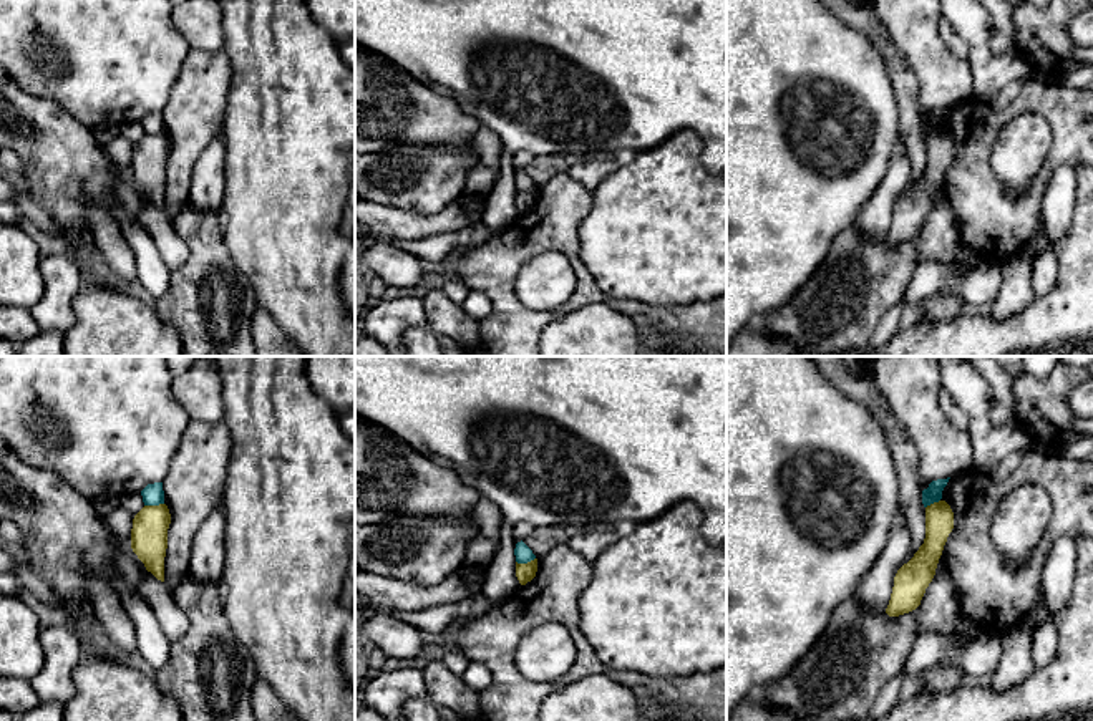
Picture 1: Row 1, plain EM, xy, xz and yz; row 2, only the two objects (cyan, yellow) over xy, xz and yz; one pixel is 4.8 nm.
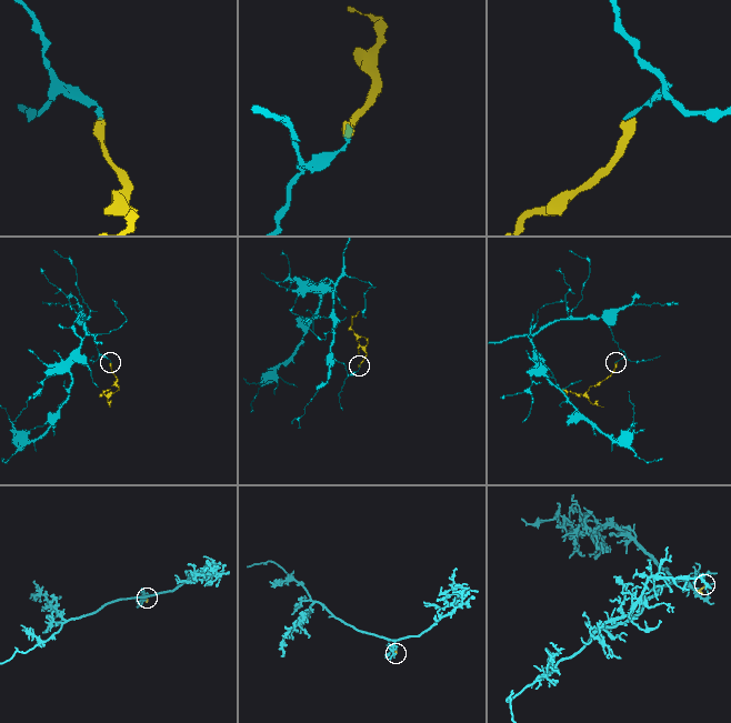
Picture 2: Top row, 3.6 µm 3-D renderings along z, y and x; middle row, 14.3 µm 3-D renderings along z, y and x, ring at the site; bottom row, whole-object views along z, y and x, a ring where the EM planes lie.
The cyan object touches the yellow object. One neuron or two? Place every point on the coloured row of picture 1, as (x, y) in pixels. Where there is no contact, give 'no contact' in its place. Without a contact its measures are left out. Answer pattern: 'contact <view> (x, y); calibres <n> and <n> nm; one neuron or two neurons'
contact xy (153, 504); calibres 110 and 180 nm; two neurons

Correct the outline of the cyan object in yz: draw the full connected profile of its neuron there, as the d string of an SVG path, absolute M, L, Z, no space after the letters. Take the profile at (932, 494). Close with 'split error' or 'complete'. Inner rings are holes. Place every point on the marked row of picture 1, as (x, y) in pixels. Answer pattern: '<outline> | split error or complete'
M950 477L932 481L929 484L929 487L922 491L922 504L924 504L924 507L927 507L927 506L930 506L934 502L939 502L942 499L942 491L947 486L949 479Z | complete

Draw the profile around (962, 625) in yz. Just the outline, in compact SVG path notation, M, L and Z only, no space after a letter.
M962 615L957 617L954 628L955 628L955 633L965 635L970 640L984 636L982 628L975 622Z

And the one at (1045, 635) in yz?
M1053 618L1040 625L1033 625L1032 631L1032 658L1037 668L1047 666L1058 650L1058 630Z

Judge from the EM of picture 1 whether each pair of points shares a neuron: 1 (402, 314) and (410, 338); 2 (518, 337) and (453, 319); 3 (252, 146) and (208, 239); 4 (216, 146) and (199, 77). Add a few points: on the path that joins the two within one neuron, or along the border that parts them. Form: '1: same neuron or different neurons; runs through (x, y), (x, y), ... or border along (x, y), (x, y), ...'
1: different neurons; border along (423, 299), (425, 322), (410, 327), (400, 338)
2: different neurons; border along (478, 320), (483, 338)
3: different neurons; border along (219, 212), (224, 247), (229, 252)
4: different neurons; border along (221, 128), (198, 158), (193, 173)

